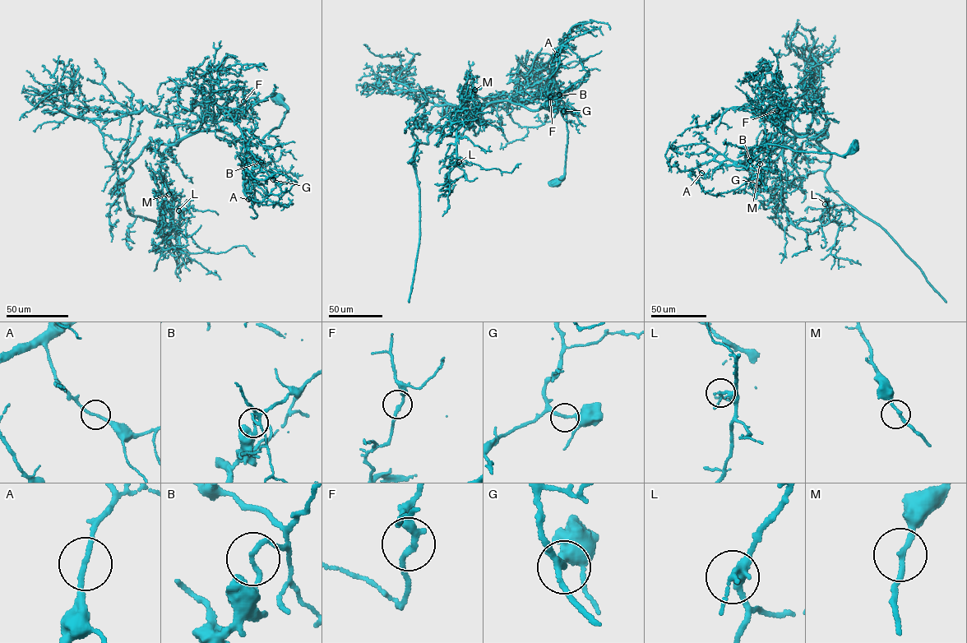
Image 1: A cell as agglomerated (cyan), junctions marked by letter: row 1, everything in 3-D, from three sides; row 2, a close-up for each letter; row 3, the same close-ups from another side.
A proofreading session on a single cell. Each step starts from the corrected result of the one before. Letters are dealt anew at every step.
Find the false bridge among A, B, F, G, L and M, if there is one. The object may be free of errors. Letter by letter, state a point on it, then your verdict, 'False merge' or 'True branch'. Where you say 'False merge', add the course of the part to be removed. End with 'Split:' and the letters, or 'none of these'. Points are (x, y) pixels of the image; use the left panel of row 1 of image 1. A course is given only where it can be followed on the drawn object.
A: Place: (248, 199). True branch
B: Place: (261, 162). False merge. Course of the part to remove: (261, 162), (261, 172), (247, 182), (242, 178), (247, 172)
F: Place: (243, 101). True branch
G: Place: (273, 179). True branch
L: Place: (178, 210). True branch
M: Place: (168, 194). True branch
Split: B

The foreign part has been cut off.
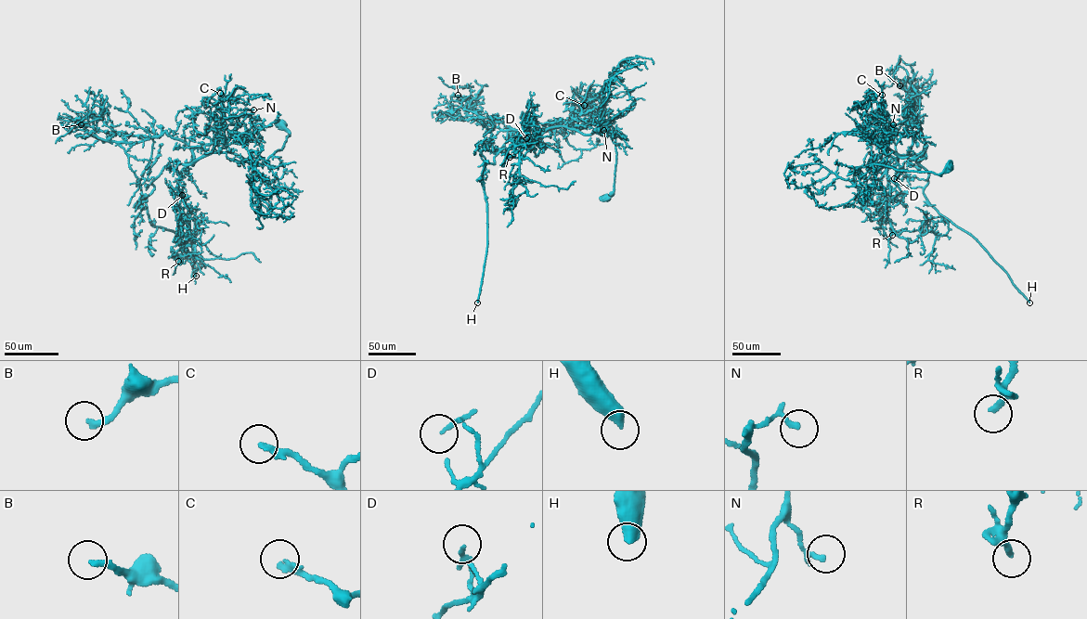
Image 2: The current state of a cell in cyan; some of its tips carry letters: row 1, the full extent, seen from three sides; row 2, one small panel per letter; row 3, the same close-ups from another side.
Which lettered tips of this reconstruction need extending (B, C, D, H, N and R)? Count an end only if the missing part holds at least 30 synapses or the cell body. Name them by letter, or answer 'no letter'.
B, C, H

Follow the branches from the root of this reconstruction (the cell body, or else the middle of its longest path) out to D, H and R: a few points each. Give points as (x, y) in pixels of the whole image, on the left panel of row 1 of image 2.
D: (280, 125), (290, 135), (261, 163), (217, 152), (187, 164), (178, 183), (182, 195)
H: (280, 125), (290, 135), (261, 163), (228, 152), (169, 159), (151, 183), (149, 220), (174, 232), (196, 276)
R: (280, 125), (290, 135), (261, 163), (216, 152), (183, 169), (178, 186), (189, 219), (178, 261)

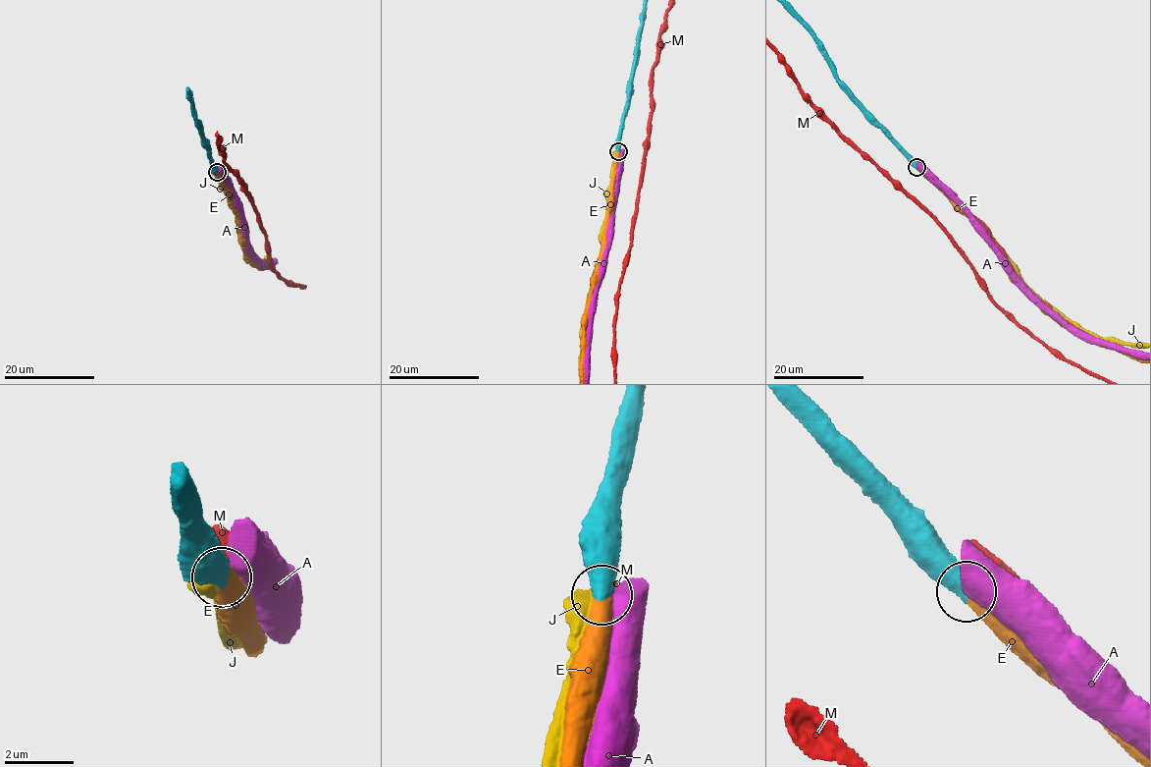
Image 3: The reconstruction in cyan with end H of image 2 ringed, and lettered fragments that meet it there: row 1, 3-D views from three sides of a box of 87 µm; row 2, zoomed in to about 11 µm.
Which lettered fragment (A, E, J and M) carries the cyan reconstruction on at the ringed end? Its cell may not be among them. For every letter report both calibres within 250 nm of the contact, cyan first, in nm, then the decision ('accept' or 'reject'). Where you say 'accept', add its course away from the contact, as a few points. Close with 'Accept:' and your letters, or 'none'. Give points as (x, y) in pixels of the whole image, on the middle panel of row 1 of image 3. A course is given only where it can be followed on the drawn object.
A: 600/700 nm | reject
E: 550/550 nm | accept
J: 600/650 nm | reject
M: 600/700 nm | reject
Accept: E

